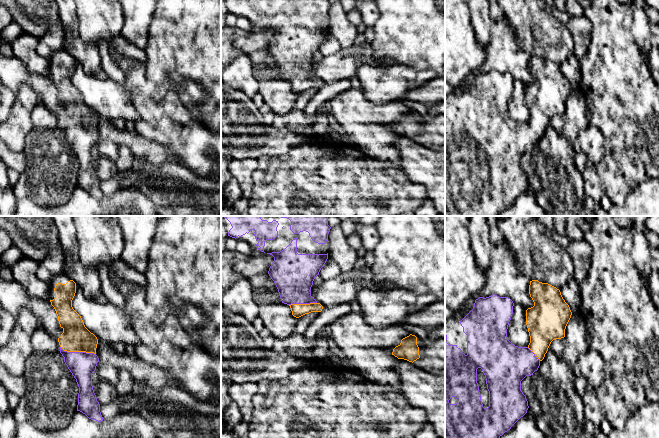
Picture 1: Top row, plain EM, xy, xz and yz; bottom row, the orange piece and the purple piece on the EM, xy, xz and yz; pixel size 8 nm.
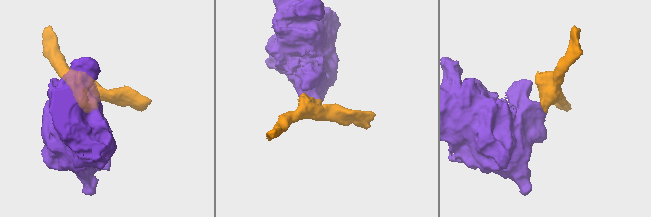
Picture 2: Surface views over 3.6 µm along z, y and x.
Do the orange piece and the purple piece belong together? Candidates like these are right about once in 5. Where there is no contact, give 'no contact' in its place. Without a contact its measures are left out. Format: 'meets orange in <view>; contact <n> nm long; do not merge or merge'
meets orange in xy; contact 300 nm long; merge

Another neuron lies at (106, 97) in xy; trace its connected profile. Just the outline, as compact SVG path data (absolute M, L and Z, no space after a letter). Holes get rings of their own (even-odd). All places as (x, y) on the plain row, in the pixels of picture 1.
M76 61L72 83L81 92L85 103L99 117L109 121L118 118L133 122L138 120L138 111L130 102L129 96L123 87L109 76L100 79L88 74L80 62Z

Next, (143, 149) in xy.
M98 116L96 131L99 137L113 141L118 148L128 147L138 164L147 161L156 167L161 167L165 163L183 165L178 156L172 154L171 150L165 149L162 144L144 138L139 134L133 134L125 129L116 128L111 121Z

